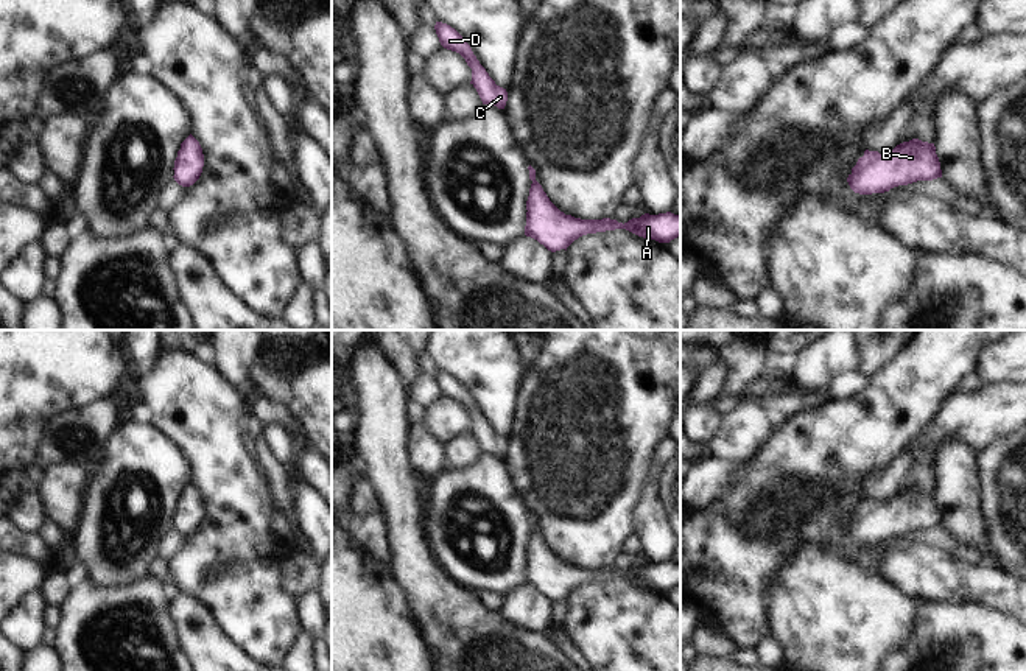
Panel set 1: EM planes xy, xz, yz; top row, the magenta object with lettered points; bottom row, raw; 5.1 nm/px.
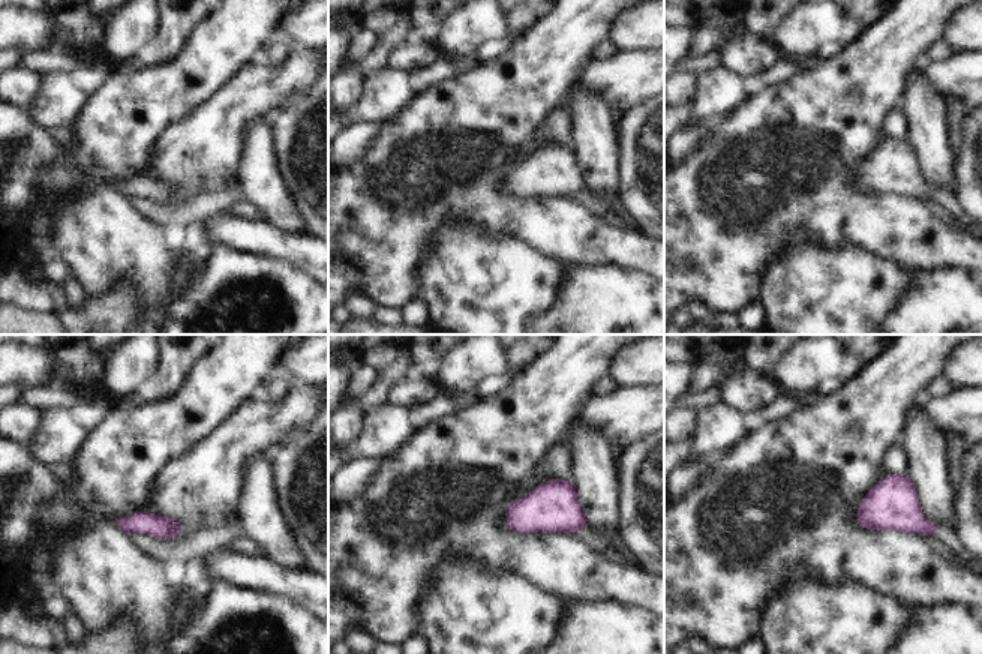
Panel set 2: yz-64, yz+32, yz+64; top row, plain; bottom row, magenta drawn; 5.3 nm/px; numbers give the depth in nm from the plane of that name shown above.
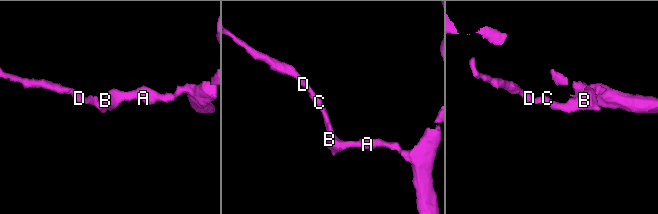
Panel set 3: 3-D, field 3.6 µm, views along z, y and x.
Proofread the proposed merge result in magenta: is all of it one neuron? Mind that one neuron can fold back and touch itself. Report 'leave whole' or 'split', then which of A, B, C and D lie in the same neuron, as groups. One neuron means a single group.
leave whole; groups A B C D

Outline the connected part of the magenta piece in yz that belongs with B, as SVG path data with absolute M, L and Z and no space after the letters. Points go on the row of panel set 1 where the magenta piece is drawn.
M912 139L884 154L866 149L847 182L855 193L872 195L937 177L942 177L942 170L934 143Z

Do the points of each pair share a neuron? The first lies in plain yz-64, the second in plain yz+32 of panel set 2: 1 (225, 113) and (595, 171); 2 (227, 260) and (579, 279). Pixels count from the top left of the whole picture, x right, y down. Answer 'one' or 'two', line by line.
1: two
2: one

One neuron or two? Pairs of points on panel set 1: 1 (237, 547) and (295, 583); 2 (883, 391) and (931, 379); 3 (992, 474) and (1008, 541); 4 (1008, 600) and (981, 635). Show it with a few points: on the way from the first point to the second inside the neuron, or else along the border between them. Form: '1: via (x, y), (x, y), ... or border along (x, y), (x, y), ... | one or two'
1: border along (279, 564), (279, 583), (293, 598) | two
2: via (895, 391), (908, 391), (919, 380) | one
3: via (998, 491), (998, 516), (1004, 523) | one
4: border along (962, 601), (981, 603), (1009, 617) | two

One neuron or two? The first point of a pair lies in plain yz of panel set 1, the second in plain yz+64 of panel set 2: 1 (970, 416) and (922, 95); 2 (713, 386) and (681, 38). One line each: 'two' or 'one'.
1: two
2: two

